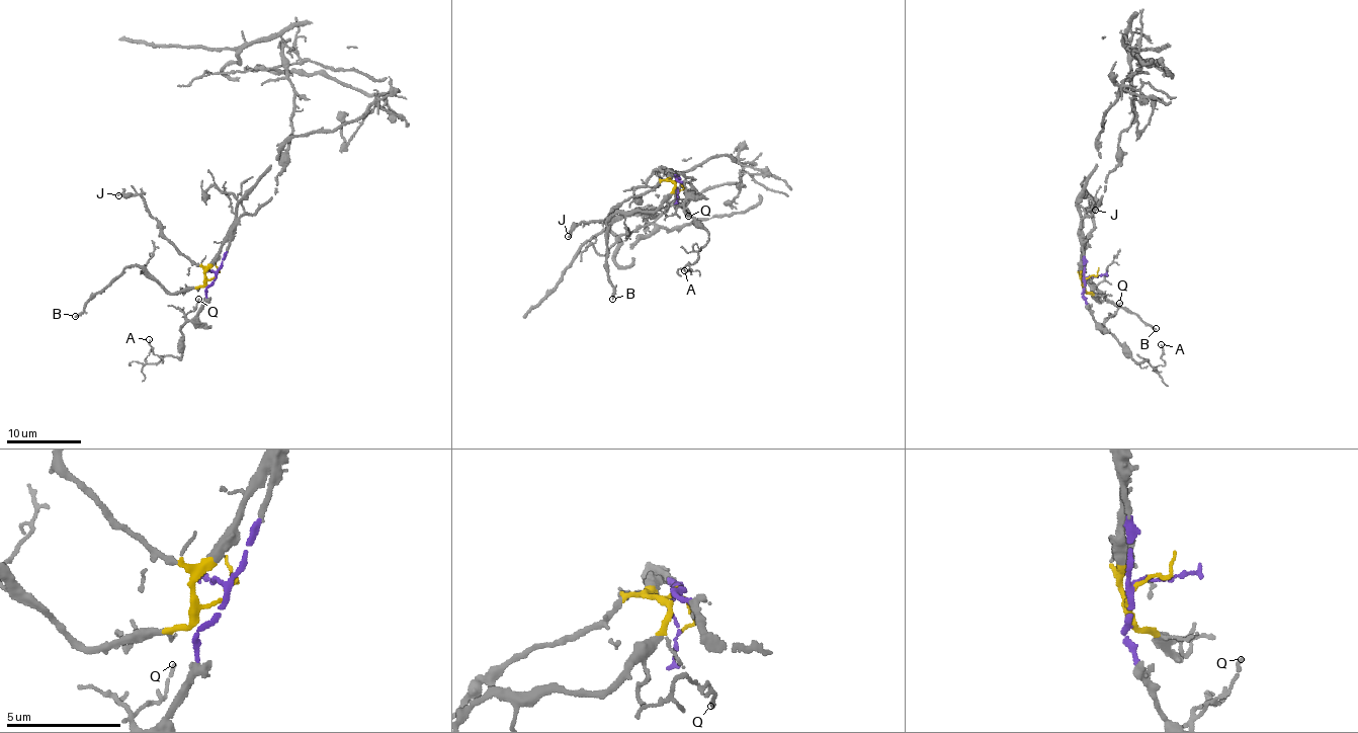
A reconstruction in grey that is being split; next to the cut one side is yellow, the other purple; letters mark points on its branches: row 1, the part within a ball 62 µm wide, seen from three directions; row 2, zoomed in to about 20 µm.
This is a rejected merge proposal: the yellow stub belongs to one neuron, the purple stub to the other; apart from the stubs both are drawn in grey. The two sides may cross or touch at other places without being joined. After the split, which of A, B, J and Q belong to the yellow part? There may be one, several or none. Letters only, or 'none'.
B, J

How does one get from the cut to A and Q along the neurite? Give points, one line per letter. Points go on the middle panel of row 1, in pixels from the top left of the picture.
A: (677, 179), (686, 188), (684, 206), (709, 235), (691, 273), (684, 271)
Q: (677, 179), (682, 180), (686, 200), (681, 205), (688, 217)

